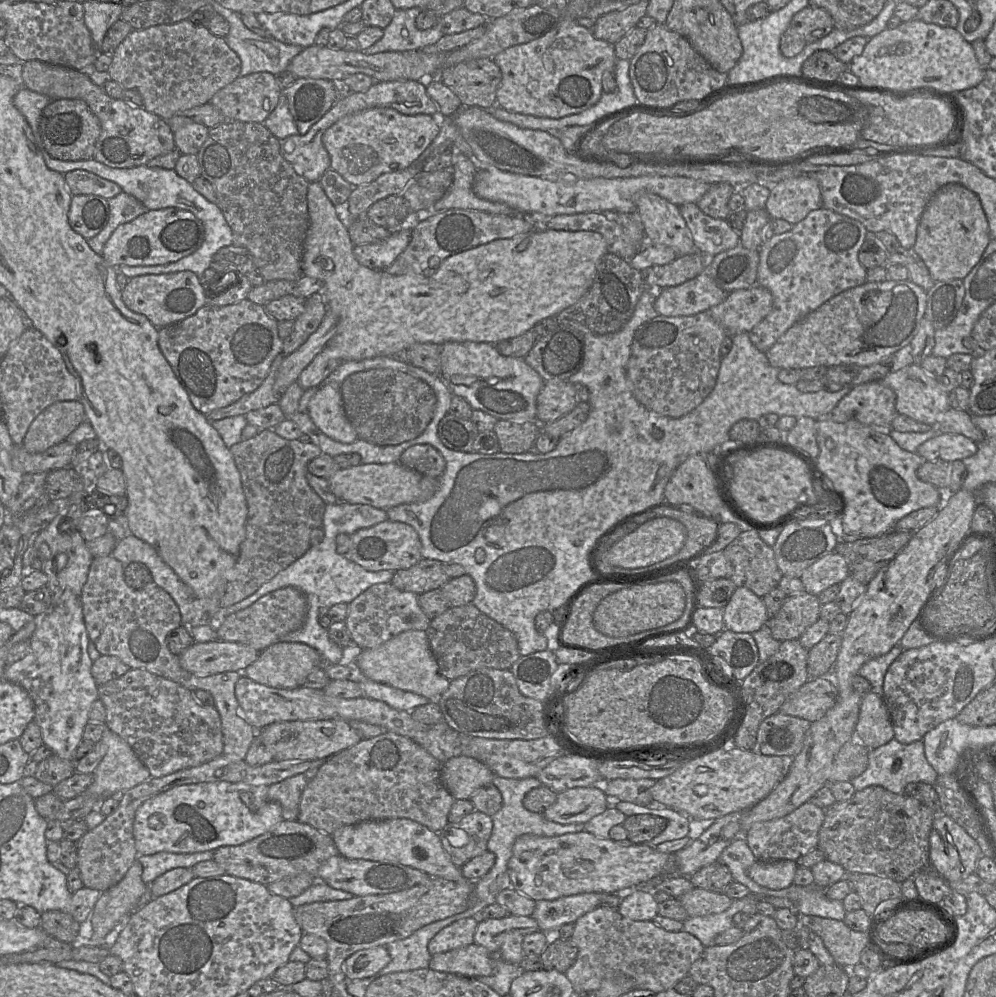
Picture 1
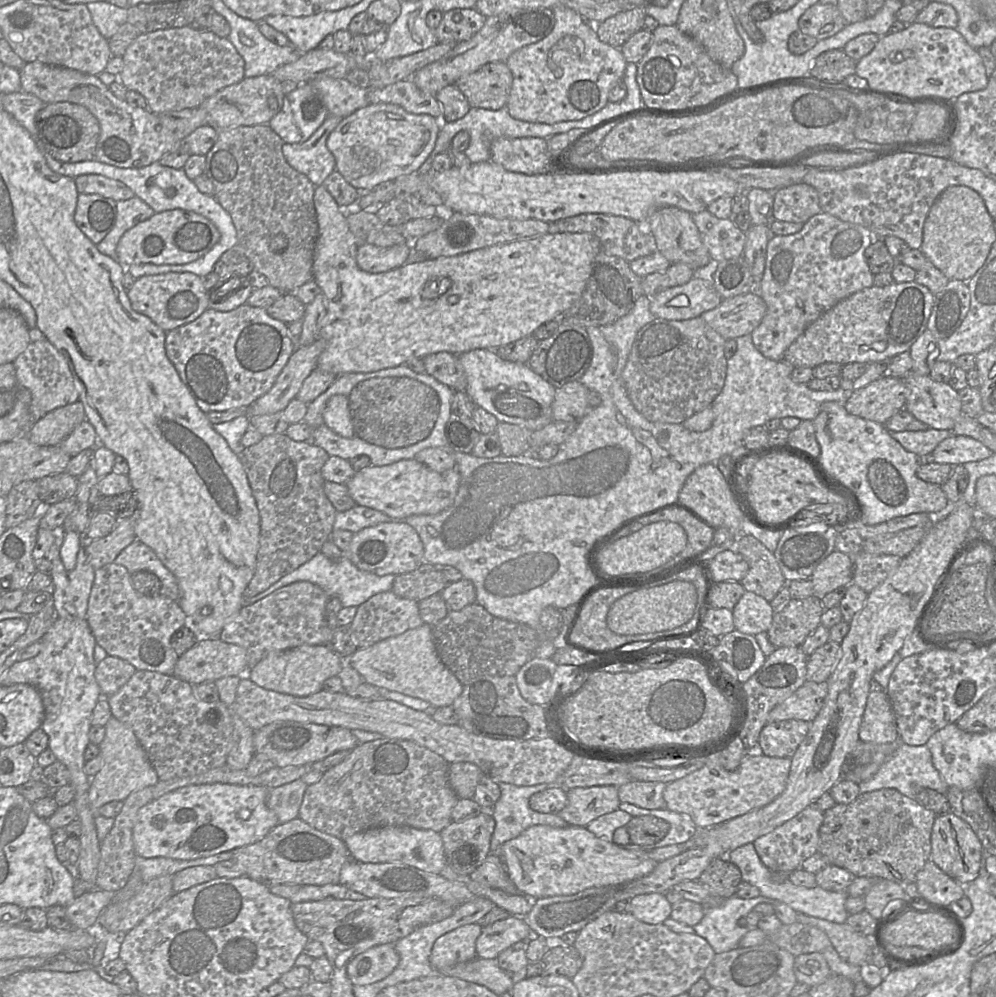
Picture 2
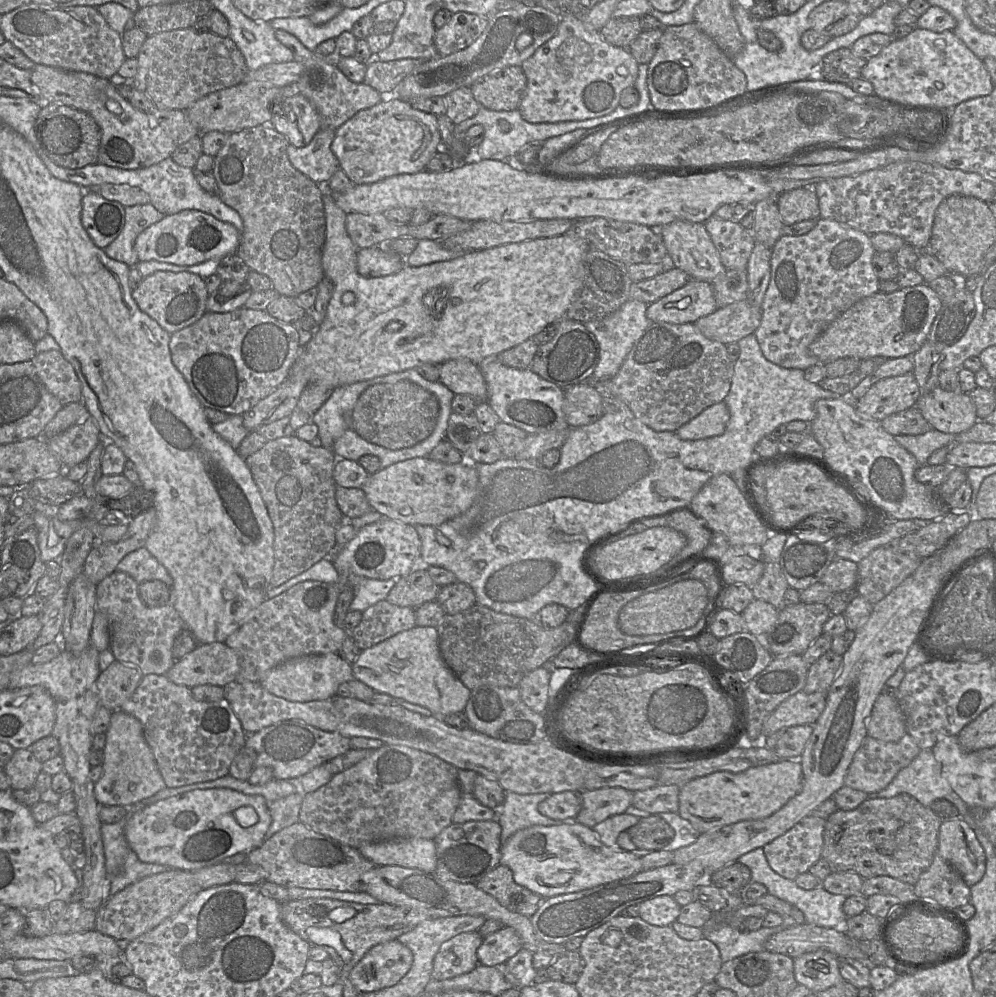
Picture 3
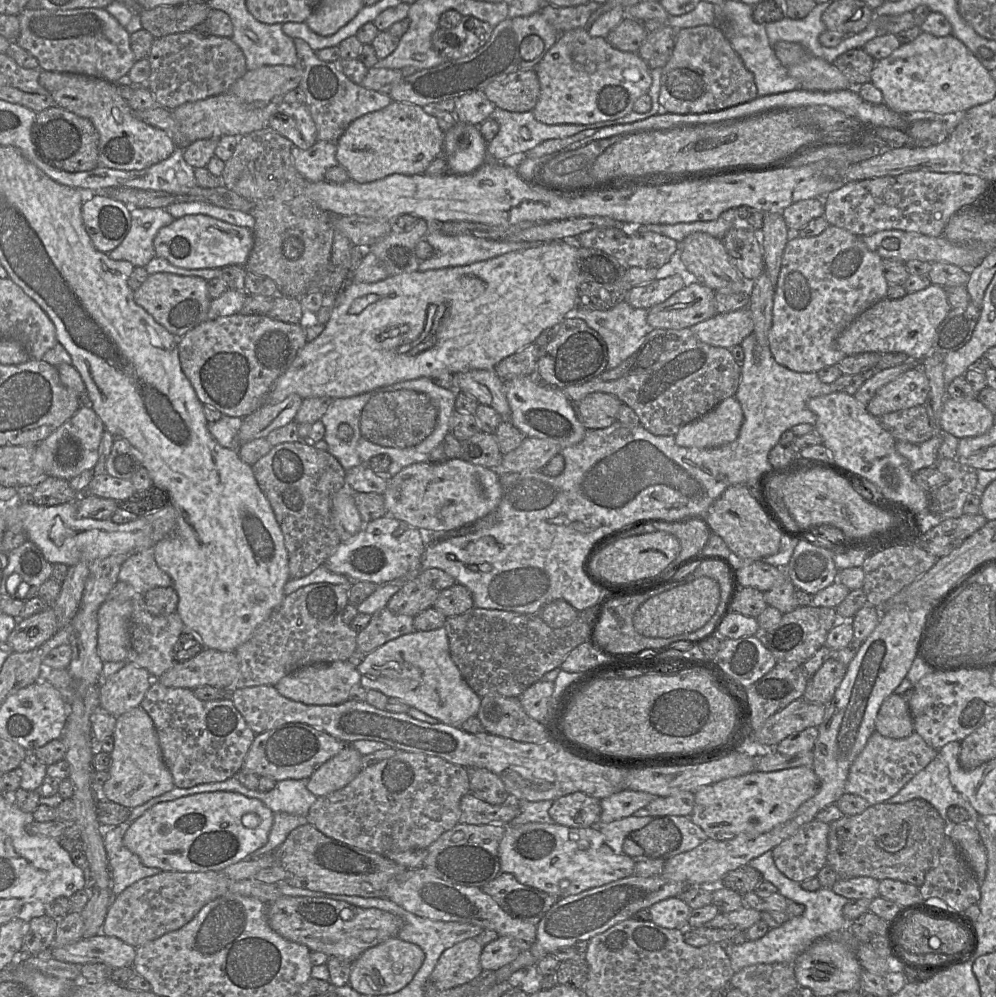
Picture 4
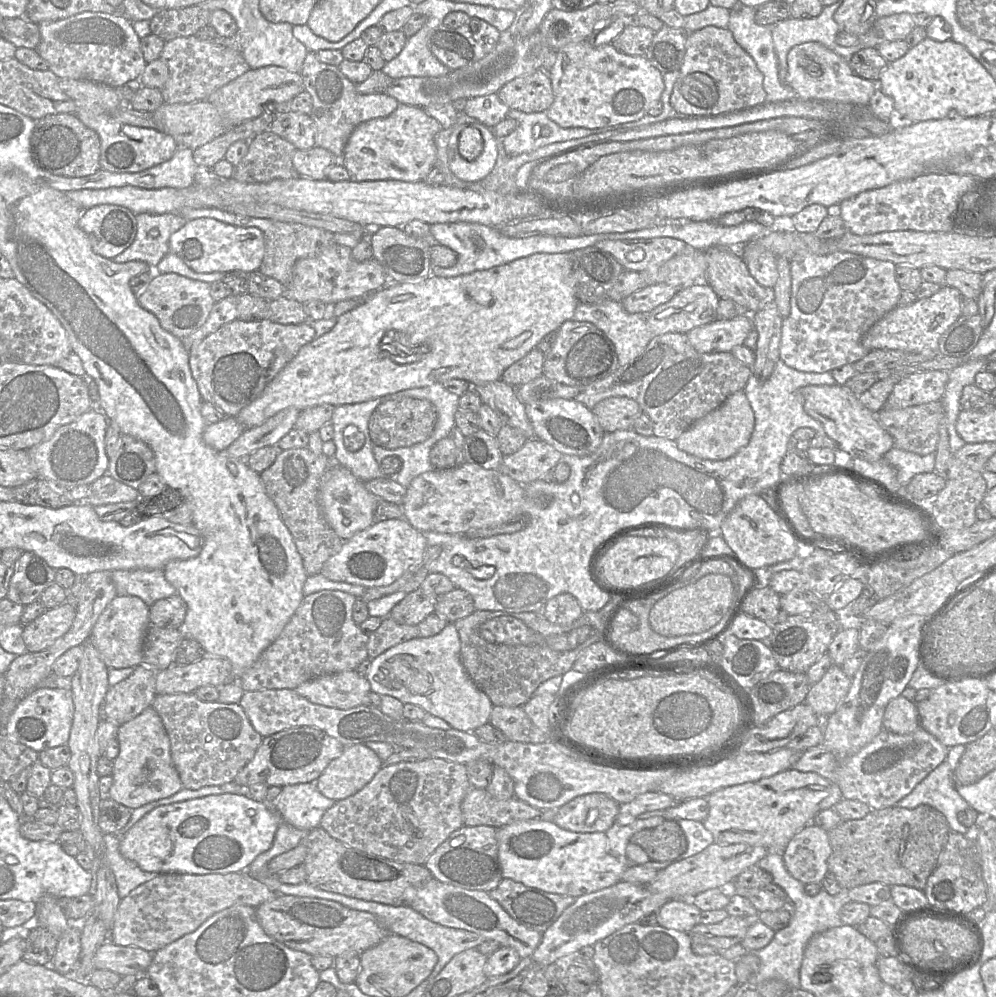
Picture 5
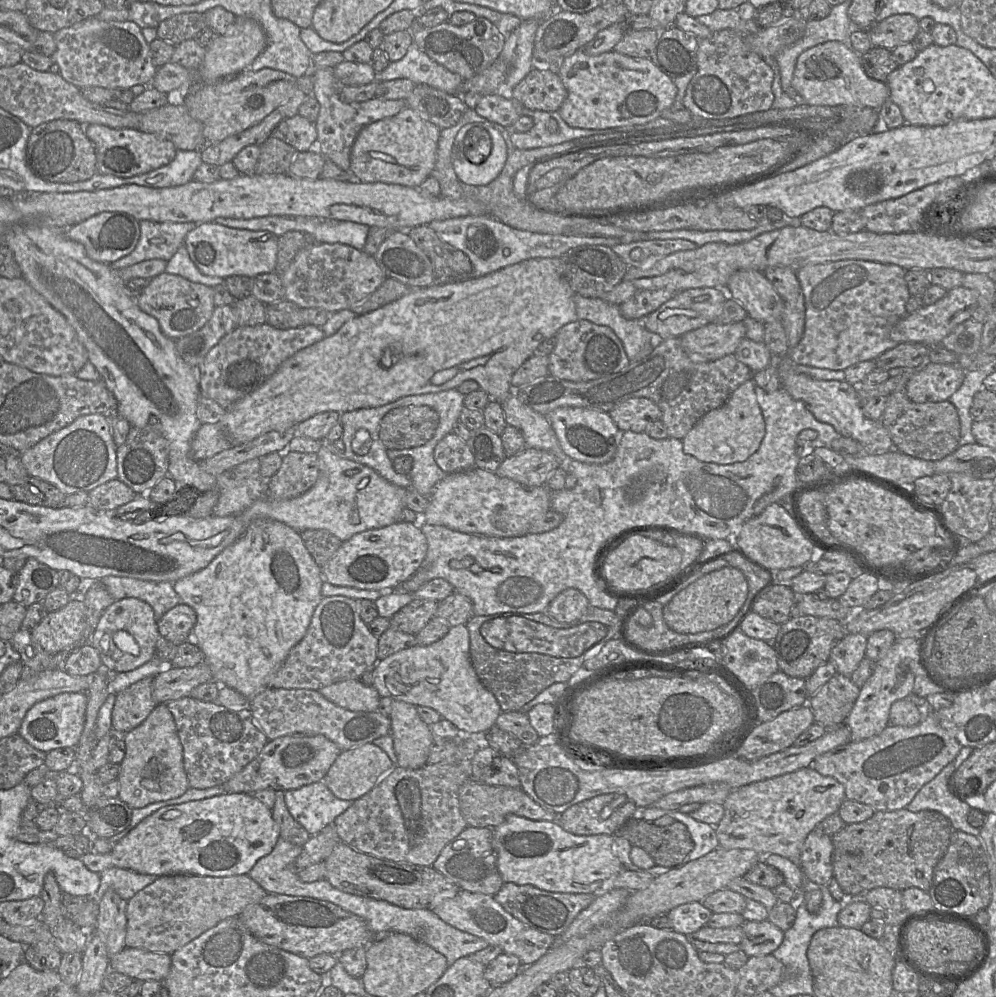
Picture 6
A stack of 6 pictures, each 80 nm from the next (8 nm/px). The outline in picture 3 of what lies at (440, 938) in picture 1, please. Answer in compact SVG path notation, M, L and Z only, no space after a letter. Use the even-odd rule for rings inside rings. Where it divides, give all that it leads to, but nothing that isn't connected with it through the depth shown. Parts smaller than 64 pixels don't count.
M479 931L463 932L443 942L433 960L432 978L447 980L472 971L478 964L477 949L483 937Z

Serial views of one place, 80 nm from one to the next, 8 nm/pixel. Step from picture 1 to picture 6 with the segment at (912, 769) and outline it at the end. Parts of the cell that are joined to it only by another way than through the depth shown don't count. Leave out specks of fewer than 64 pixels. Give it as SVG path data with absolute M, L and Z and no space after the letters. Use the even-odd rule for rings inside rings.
M946 765L931 781L926 783L906 806L911 812L934 810L946 816L954 830L979 837L980 829L968 823L971 807L950 789L950 778L958 767Z

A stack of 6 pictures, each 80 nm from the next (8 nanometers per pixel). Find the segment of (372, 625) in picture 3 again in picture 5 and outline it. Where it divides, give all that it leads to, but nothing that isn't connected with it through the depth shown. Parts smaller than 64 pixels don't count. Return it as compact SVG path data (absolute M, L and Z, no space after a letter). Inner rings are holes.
M389 616L385 617L379 628L368 635L367 659L374 659L389 648L417 636L417 626L399 624Z

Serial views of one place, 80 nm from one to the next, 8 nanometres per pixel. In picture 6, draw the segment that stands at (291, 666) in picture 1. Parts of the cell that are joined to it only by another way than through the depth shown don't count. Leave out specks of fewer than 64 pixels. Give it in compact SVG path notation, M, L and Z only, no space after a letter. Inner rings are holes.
M344 680L325 686L318 690L325 698L339 707L350 711L376 712L380 695L373 686L365 686L359 680Z

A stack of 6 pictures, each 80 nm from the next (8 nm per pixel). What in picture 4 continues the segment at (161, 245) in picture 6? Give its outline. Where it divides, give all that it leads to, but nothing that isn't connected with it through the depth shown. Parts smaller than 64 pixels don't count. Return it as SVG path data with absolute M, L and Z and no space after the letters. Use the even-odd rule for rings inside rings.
M131 208L131 227L122 243L107 255L144 267L156 257L153 241L158 231L175 218L164 208Z

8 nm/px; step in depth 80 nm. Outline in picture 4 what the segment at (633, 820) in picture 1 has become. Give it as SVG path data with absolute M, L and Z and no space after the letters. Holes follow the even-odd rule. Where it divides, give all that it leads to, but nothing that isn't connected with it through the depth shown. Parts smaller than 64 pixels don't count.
M668 816L654 817L653 820L639 830L635 830L623 842L624 854L632 858L641 858L644 855L649 858L672 857L672 852L681 842L681 833L677 826L669 819Z

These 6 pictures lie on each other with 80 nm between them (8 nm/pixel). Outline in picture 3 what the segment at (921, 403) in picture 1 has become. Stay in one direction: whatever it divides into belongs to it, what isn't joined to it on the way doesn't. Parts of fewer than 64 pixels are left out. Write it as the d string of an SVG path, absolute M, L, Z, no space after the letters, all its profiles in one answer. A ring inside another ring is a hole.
M939 386L923 393L915 407L933 429L954 436L966 432L979 421L968 393L949 392Z

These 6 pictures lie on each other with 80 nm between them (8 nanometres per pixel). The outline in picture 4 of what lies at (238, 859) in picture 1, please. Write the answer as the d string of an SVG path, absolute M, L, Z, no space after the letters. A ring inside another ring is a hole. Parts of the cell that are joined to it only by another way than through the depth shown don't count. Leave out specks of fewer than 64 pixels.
M309 823L292 830L286 840L271 853L275 866L287 872L288 884L329 894L383 898L386 896L388 882L407 870L385 855L368 852L328 837Z

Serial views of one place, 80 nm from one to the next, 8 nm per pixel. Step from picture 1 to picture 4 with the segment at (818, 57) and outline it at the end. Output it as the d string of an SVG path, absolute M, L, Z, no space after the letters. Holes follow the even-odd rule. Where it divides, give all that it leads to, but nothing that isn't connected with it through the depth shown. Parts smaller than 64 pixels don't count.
M863 48L849 50L838 56L834 66L854 85L871 82L871 72L876 60L868 55Z

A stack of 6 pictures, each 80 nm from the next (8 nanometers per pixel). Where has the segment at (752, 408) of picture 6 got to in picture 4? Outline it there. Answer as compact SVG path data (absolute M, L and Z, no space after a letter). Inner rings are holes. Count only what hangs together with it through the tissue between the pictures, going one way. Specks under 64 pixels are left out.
M732 396L699 418L685 424L675 435L682 447L713 448L734 441L743 423L743 411Z

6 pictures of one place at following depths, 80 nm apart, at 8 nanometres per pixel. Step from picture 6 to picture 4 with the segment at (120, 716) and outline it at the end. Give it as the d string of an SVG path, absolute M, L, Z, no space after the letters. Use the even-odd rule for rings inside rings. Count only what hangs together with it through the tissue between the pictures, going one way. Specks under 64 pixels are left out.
M125 662L123 667L103 678L99 687L100 708L115 717L140 707L155 677L143 667Z

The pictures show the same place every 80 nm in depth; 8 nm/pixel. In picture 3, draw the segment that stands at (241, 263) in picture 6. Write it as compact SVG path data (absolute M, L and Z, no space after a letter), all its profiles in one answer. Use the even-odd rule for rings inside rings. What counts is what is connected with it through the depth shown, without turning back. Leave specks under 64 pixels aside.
M183 210L167 215L147 227L137 237L135 250L139 262L154 260L180 266L193 266L210 259L223 259L235 254L240 239L241 233L232 224L198 210Z

